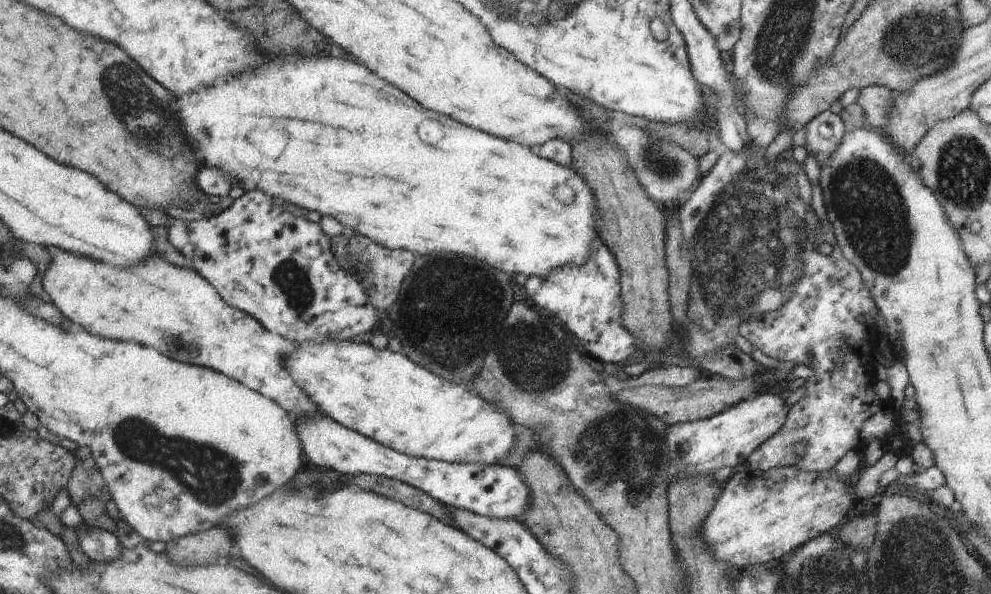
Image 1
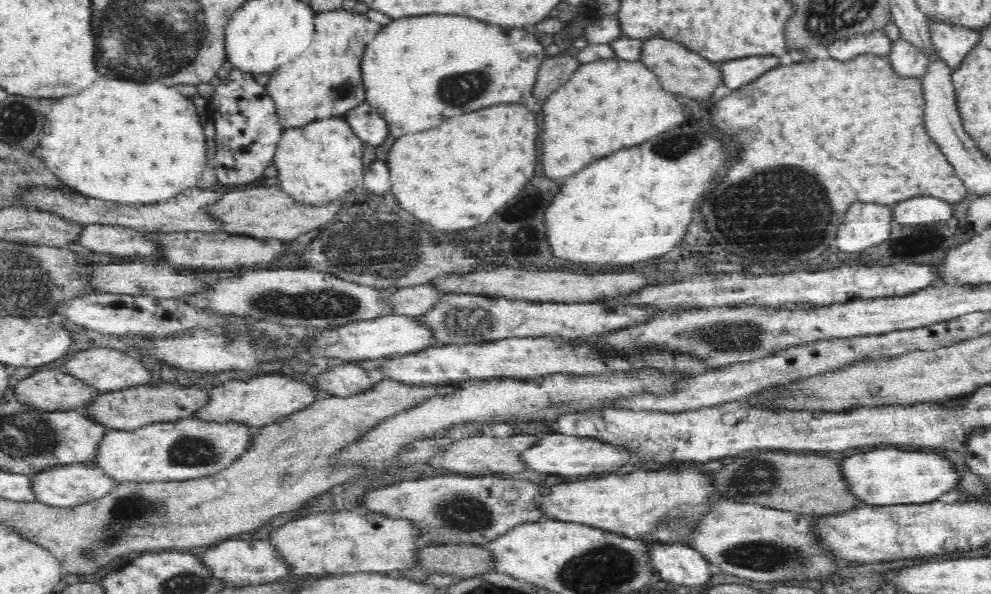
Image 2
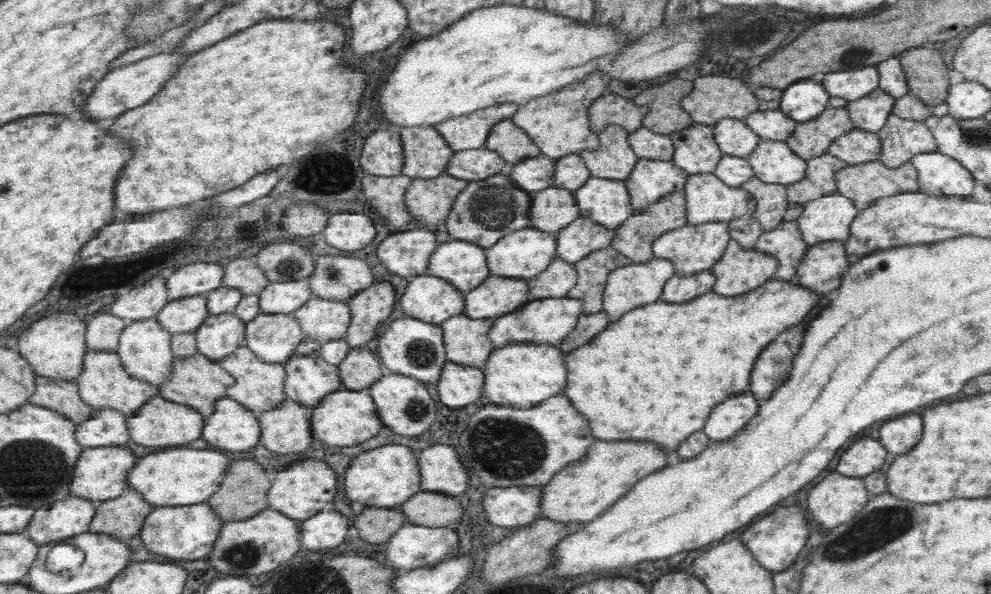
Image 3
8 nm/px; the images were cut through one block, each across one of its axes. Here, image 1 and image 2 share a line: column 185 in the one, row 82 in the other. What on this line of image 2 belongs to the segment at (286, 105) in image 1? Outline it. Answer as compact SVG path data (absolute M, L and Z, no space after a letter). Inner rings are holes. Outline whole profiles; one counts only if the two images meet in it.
M100 76L80 94L54 100L42 130L40 150L50 172L54 172L62 184L88 198L154 206L176 198L184 190L196 188L208 166L208 140L198 118L198 108L190 98L182 96L176 86L136 84Z

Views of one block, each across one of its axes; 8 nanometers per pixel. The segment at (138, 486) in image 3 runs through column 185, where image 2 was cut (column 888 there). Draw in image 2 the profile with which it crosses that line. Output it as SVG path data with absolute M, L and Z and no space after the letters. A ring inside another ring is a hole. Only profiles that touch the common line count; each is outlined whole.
M894 448L854 454L844 460L842 476L848 476L848 486L854 498L864 506L920 506L938 500L942 494L960 484L954 464L932 452L904 452Z

